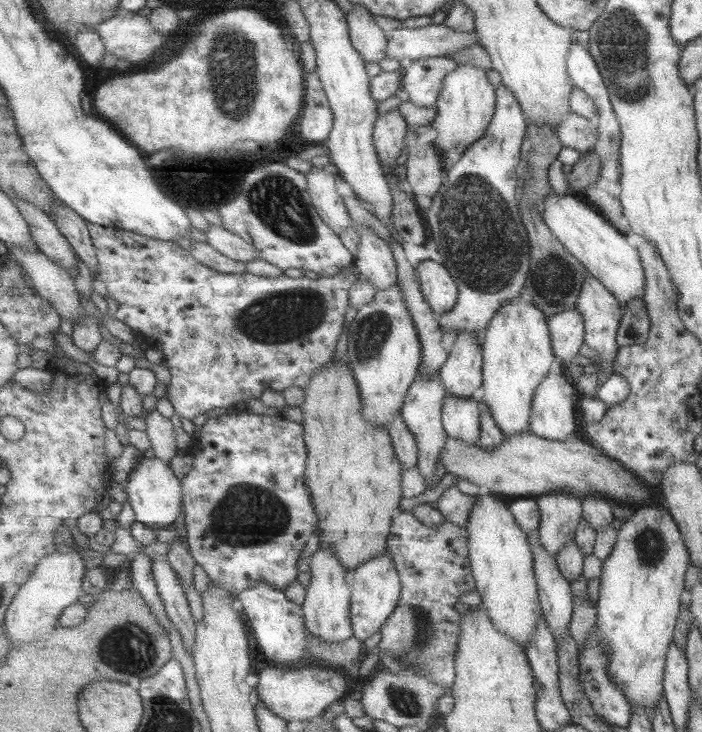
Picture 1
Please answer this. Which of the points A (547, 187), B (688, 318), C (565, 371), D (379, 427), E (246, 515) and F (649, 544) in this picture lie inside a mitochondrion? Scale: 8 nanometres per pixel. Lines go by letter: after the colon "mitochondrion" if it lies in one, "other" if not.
A: other
B: other
C: other
D: other
E: mitochondrion
F: mitochondrion

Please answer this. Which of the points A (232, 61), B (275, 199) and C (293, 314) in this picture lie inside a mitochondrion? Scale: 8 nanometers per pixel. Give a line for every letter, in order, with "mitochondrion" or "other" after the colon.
A: mitochondrion
B: mitochondrion
C: mitochondrion

